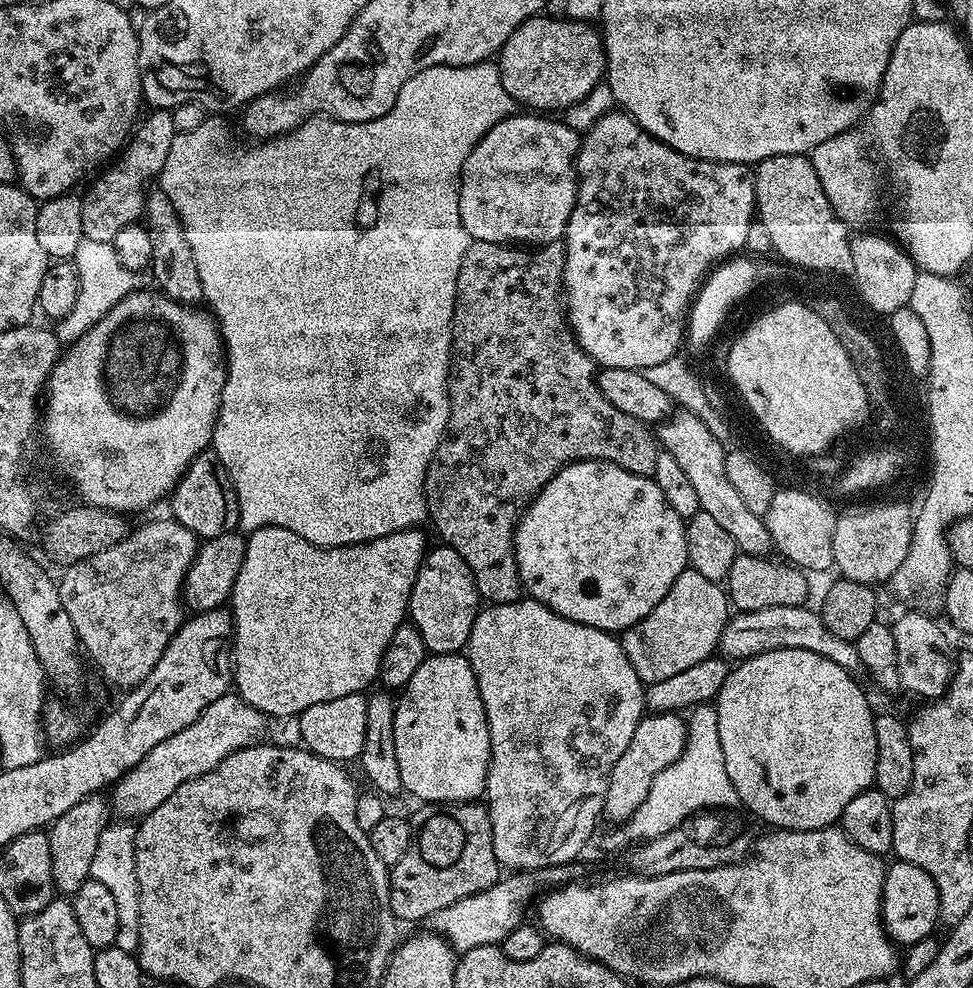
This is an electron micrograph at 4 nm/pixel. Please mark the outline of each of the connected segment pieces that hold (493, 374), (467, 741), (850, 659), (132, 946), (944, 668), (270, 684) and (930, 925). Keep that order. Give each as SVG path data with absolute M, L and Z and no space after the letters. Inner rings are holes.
M472 240L462 258L462 266L458 270L456 283L456 309L452 319L452 360L448 363L448 401L450 402L450 418L448 431L444 441L438 446L430 466L426 470L424 497L428 503L428 520L436 527L447 547L458 550L462 554L462 562L470 566L474 574L474 582L480 597L487 603L508 604L519 599L522 592L520 575L514 555L514 533L521 513L536 496L568 464L575 460L605 460L622 466L622 470L630 470L639 476L654 474L654 466L658 463L657 437L649 425L630 414L622 414L614 402L610 402L600 392L598 383L598 365L591 356L580 349L575 336L569 331L565 309L562 307L562 288L564 278L564 245L542 244L539 246L513 246Z
M459 652L450 654L429 654L425 656L422 666L414 670L414 678L399 693L394 714L394 751L398 753L398 771L402 774L402 789L423 802L434 804L467 804L476 802L485 795L488 787L488 764L492 761L490 750L490 730L486 722L486 710L482 706L482 694L478 690L478 682L474 678L474 670L470 666L467 655Z
M804 604L770 606L770 610L750 610L729 615L718 649L721 657L739 662L749 660L751 656L766 654L770 650L814 650L814 654L822 654L830 658L830 662L838 662L838 666L853 674L859 673L862 668L855 643L831 633L826 622L822 622L819 611L812 609L811 612Z
M109 822L98 838L98 850L94 853L91 879L102 882L110 890L118 910L118 934L115 947L135 953L140 947L140 887L134 862L136 824L132 822Z
M904 610L891 625L894 634L894 650L898 658L898 678L900 687L906 693L913 692L916 696L925 696L931 702L941 697L949 689L954 680L952 660L948 655L952 648L948 645L948 636L935 624L931 615L919 610Z
M266 526L247 533L248 545L242 570L238 570L238 578L234 582L230 597L230 615L234 631L234 688L238 695L269 718L275 716L296 718L302 710L310 710L310 706L315 706L317 702L330 702L330 698L346 698L346 694L361 694L371 689L373 687L371 684L377 683L382 654L386 654L386 646L390 646L390 638L394 638L394 630L398 630L398 626L405 623L410 594L414 590L414 578L430 548L430 543L428 544L427 538L420 531L419 527L403 528L377 540L347 544L341 548L314 546L306 542L306 538L294 534L294 530L286 530L282 526Z
M897 859L896 864L889 863L884 873L884 889L880 899L880 915L884 922L884 931L897 945L907 946L922 942L922 938L933 935L940 924L938 906L938 886L936 877L926 874L922 866Z

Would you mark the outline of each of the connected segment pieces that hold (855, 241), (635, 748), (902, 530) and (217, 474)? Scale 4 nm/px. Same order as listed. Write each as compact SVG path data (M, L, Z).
M872 232L865 236L853 235L851 242L854 266L850 276L864 304L877 314L890 314L899 308L908 307L910 294L914 294L914 278L918 269L903 247L895 239L887 240Z
M653 712L646 714L638 722L638 730L634 730L634 738L630 738L630 746L622 750L622 758L614 762L614 770L608 775L608 789L604 803L604 816L612 819L617 826L623 825L646 802L646 794L650 794L650 786L654 786L654 778L666 770L682 754L688 737L688 726L680 712Z
M888 500L885 504L864 504L861 508L841 511L834 526L834 568L843 579L873 586L891 581L906 559L912 537L913 509Z
M205 450L197 454L194 462L190 462L190 466L184 472L184 476L172 489L171 500L171 515L201 541L213 540L227 532L237 531L240 511L236 491L226 466L222 466L218 454L214 451Z

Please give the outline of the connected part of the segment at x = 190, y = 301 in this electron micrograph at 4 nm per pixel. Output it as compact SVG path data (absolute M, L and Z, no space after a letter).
M159 186L147 193L144 201L146 227L152 239L152 262L150 273L156 279L155 287L172 300L185 306L196 306L204 300L202 278L198 278L198 266L194 262L194 250L190 242L186 242L186 234L178 214L174 210L174 202L166 198Z

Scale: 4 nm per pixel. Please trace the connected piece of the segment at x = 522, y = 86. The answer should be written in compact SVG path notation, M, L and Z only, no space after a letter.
M548 15L532 16L526 22L522 22L522 26L518 26L518 30L514 30L510 38L506 38L498 53L498 67L502 86L506 86L506 94L510 94L510 98L515 100L517 105L540 114L556 114L574 106L574 102L582 102L582 98L586 98L606 76L604 38L601 29L588 22L569 18L555 20Z

